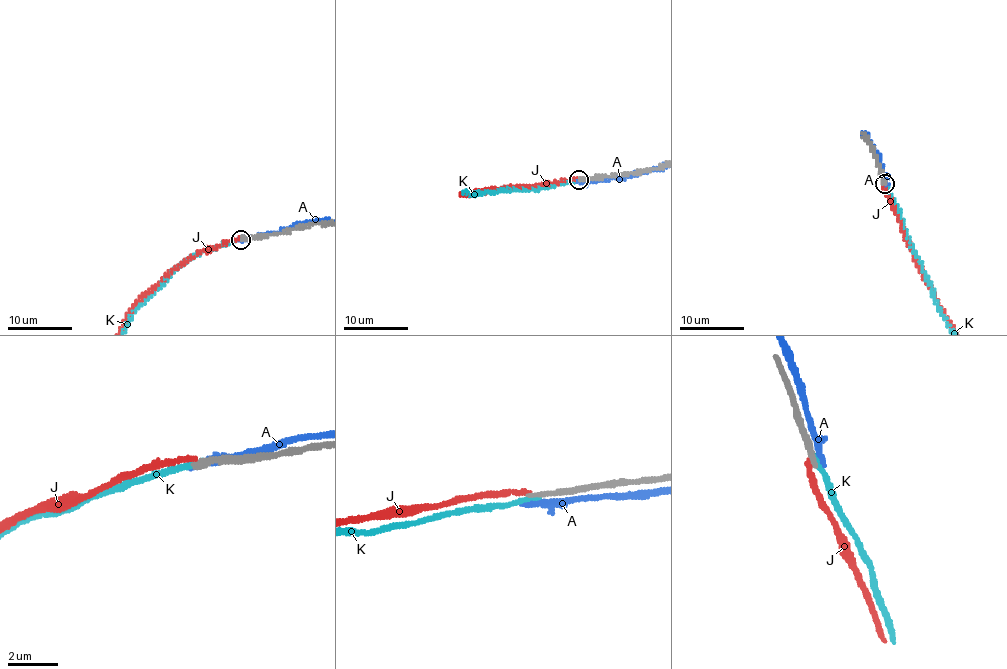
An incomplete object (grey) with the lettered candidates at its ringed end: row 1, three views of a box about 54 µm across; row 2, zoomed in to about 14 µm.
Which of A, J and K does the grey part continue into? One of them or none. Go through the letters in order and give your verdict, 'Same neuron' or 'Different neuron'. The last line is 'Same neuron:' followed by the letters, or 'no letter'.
A: Different neuron
J: Different neuron
K: Different neuron
Same neuron: no letter

